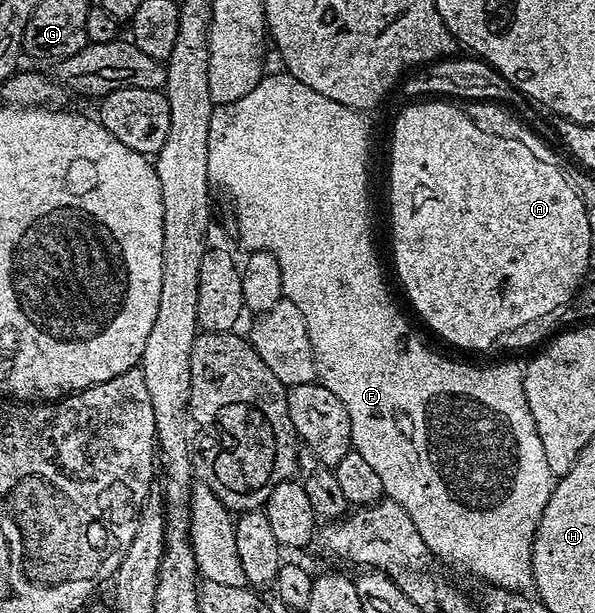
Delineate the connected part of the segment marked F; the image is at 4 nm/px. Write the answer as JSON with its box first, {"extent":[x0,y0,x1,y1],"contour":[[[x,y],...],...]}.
{"extent":[208,74,554,593],"contour":[[[265,74],[260,83],[254,85],[254,89],[250,89],[250,93],[246,93],[246,97],[239,97],[238,100],[224,106],[213,106],[210,117],[210,141],[208,142],[208,182],[212,184],[213,188],[220,190],[221,187],[232,198],[232,211],[236,214],[236,235],[240,238],[241,245],[245,247],[245,252],[269,251],[278,261],[278,269],[282,269],[284,298],[294,301],[294,305],[298,305],[298,309],[302,309],[302,317],[306,317],[306,329],[310,333],[310,345],[314,349],[316,378],[324,384],[326,389],[330,389],[330,393],[334,393],[334,397],[338,397],[338,401],[342,401],[342,405],[346,405],[346,413],[350,417],[352,450],[362,453],[362,458],[377,471],[378,477],[382,480],[385,496],[394,500],[398,505],[402,505],[402,509],[406,509],[406,513],[410,513],[410,521],[414,521],[414,525],[418,525],[418,533],[422,533],[422,541],[426,541],[426,545],[432,550],[437,560],[443,561],[445,564],[447,564],[446,562],[457,563],[458,566],[465,567],[470,574],[485,579],[485,584],[493,587],[504,587],[507,591],[521,593],[531,592],[534,587],[532,582],[532,546],[534,545],[536,530],[544,516],[546,501],[550,501],[554,476],[550,473],[550,465],[546,465],[546,452],[542,449],[542,440],[538,438],[538,429],[534,425],[534,417],[530,413],[530,405],[526,401],[524,367],[516,363],[496,363],[493,367],[475,367],[472,363],[459,363],[456,359],[447,359],[446,356],[431,351],[418,336],[412,335],[411,325],[400,316],[400,311],[396,308],[396,303],[392,300],[387,285],[384,284],[384,271],[379,267],[380,259],[376,256],[375,245],[372,244],[372,219],[368,216],[368,127],[364,124],[365,116],[359,111],[352,110],[351,107],[338,105],[338,101],[330,101],[330,97],[322,97],[322,93],[314,93],[314,89],[310,89],[310,85],[302,85],[302,81],[298,81],[293,75],[279,74]]]}

